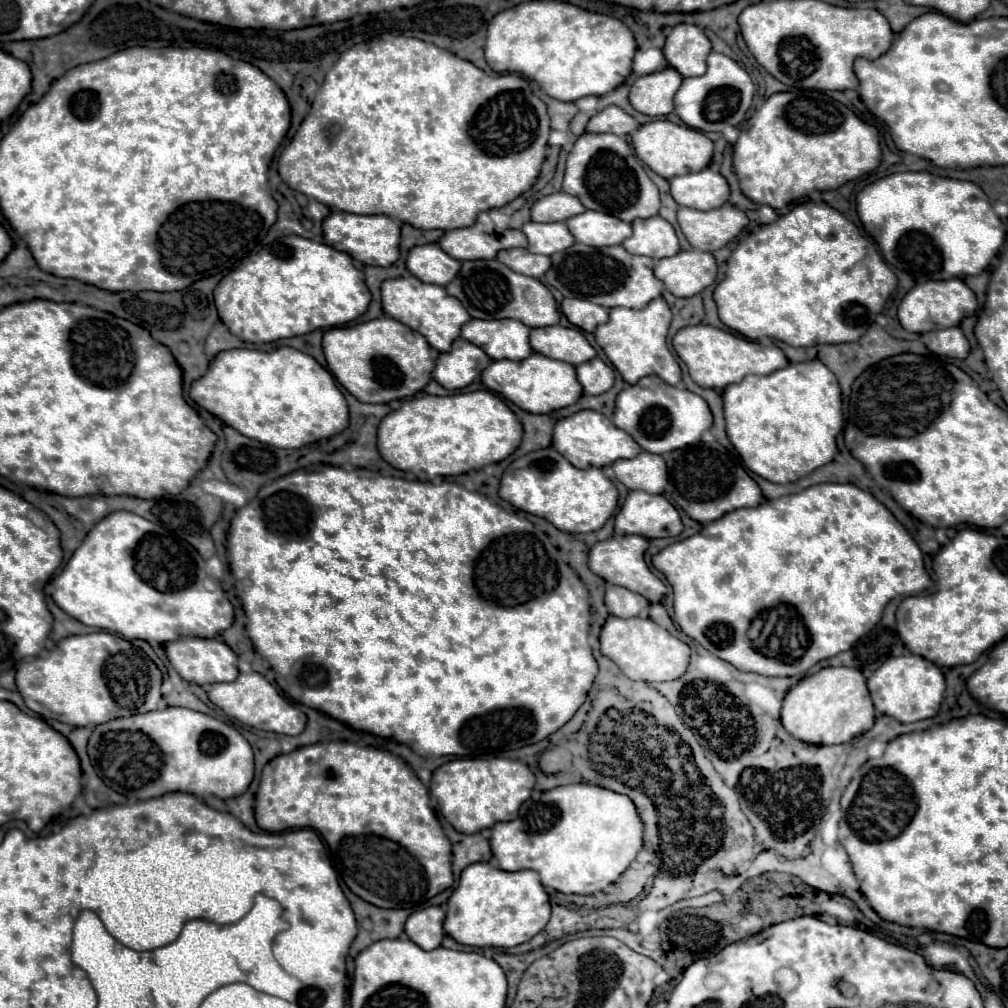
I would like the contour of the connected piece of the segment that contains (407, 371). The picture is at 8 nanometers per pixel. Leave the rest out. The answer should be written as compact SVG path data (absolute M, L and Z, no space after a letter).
M392 317L328 329L322 347L328 369L362 403L390 403L390 399L412 397L432 379L434 361L428 341Z

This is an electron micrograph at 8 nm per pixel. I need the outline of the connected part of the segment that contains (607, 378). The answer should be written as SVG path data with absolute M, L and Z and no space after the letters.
M594 357L578 365L576 373L578 373L578 381L584 387L584 393L588 395L602 395L614 383L614 371L600 357Z

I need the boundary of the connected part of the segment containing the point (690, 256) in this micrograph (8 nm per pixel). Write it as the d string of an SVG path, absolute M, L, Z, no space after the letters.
M696 249L658 259L654 267L654 275L678 297L692 297L704 291L716 281L716 273L718 265L714 255Z

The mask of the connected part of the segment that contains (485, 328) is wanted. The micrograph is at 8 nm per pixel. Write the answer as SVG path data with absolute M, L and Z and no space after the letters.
M472 319L462 327L462 339L482 347L490 359L514 359L522 361L532 355L532 347L528 343L530 329L516 321L516 319L492 319L492 321L482 321L482 319Z

